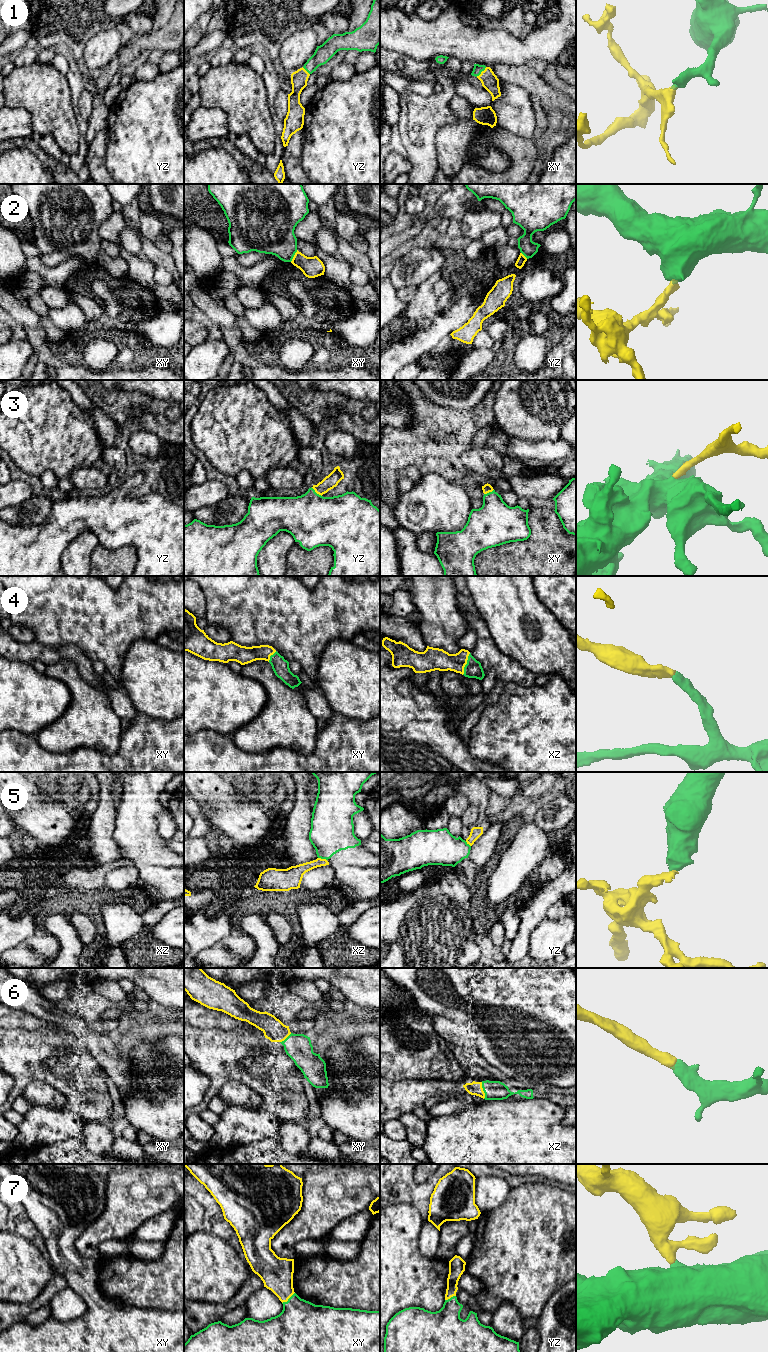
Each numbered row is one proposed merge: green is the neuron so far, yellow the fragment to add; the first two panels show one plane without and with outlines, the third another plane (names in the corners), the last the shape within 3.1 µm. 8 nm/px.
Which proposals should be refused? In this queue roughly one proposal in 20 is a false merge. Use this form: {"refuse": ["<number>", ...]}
{"refuse": ["2", "5"]}

